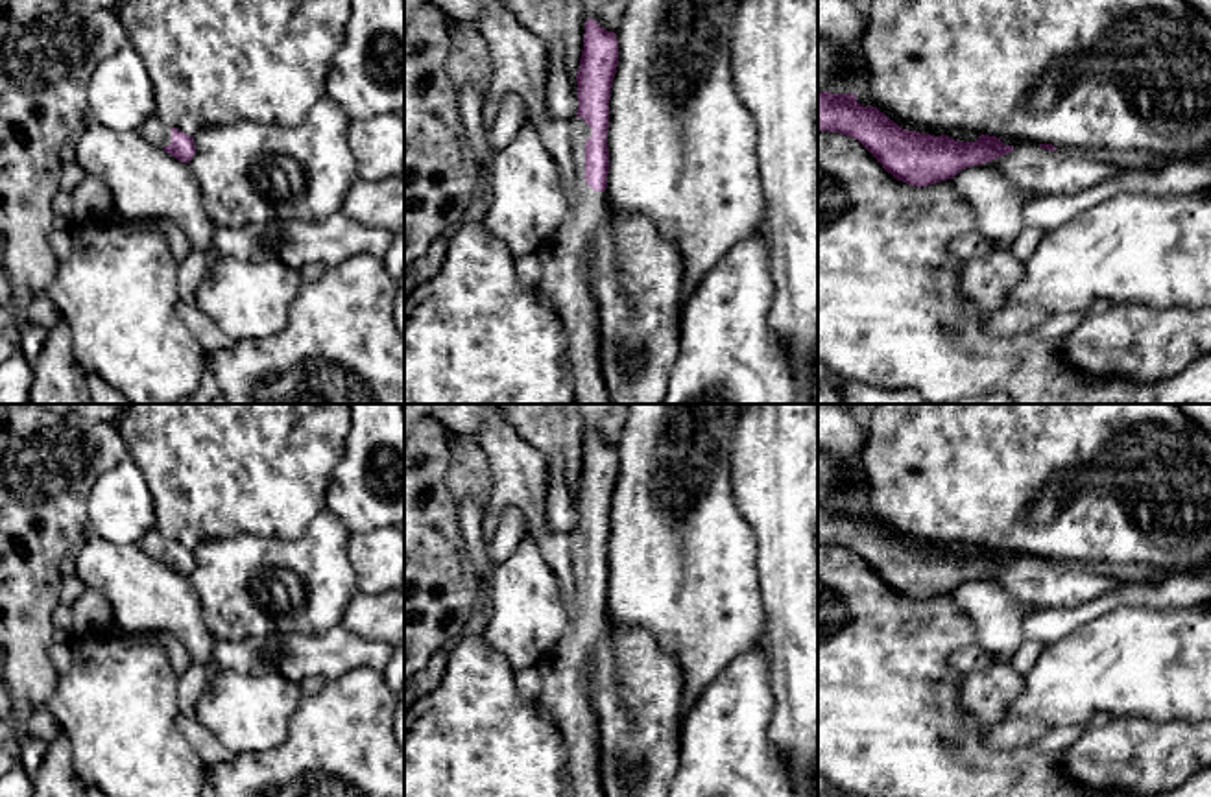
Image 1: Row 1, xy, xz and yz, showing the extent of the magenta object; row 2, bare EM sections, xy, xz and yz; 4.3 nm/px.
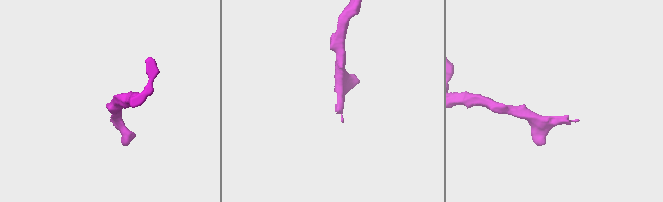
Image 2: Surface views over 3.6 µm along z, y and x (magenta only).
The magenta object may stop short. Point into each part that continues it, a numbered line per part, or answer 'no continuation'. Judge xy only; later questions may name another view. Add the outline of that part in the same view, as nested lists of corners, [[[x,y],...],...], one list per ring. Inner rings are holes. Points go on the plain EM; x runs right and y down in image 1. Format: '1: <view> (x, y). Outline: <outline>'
1: xy (157, 547). Outline: [[[155,528],[150,529],[140,541],[140,548],[155,561],[164,563],[172,557],[172,541],[161,535]]]

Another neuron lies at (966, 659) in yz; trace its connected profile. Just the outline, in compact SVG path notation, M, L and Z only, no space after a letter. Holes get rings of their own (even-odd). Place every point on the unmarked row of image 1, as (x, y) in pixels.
M977 644L964 646L956 649L951 657L951 666L964 673L973 672L973 670L986 670L993 664L999 664L999 662L991 657L991 653L978 648Z

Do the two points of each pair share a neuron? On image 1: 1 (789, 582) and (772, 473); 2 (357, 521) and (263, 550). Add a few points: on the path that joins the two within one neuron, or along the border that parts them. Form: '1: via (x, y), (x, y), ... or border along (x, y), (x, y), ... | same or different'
1: via (789, 554), (789, 500) | same
2: border along (325, 508), (349, 534) | different

